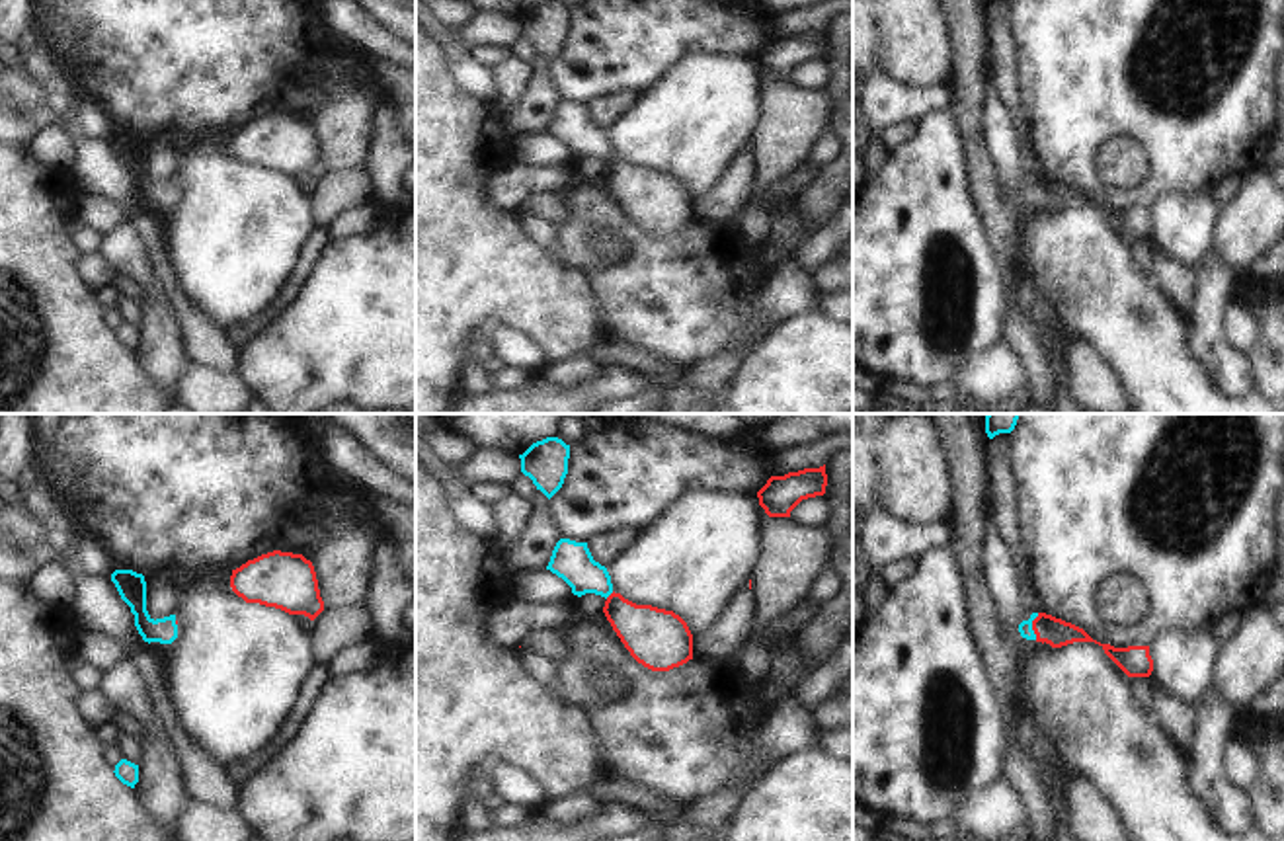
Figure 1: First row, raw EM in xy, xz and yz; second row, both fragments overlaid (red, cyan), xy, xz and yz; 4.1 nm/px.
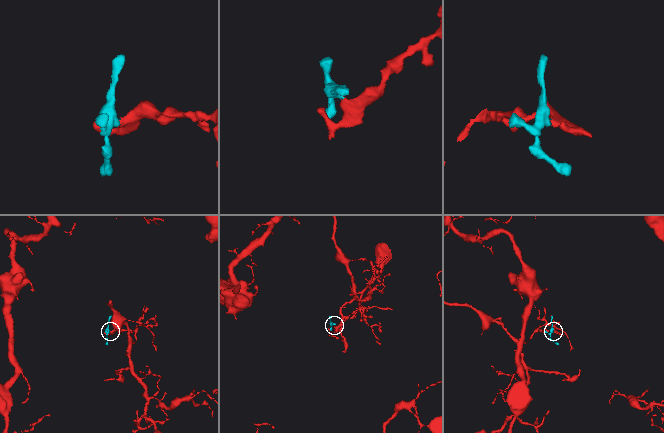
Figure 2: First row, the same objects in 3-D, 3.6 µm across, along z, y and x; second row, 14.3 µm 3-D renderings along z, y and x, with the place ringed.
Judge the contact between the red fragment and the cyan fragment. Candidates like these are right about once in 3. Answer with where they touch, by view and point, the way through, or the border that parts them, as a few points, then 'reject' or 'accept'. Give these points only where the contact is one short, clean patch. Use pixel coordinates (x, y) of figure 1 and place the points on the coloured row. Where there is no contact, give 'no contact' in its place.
contact yz (1033, 627); way yz (1048, 629), (1033, 627), (1025, 627); accept

